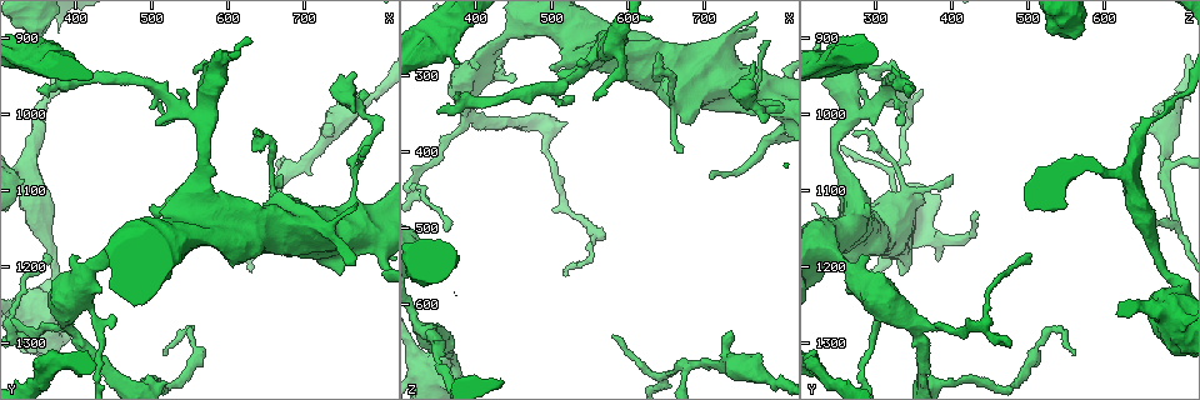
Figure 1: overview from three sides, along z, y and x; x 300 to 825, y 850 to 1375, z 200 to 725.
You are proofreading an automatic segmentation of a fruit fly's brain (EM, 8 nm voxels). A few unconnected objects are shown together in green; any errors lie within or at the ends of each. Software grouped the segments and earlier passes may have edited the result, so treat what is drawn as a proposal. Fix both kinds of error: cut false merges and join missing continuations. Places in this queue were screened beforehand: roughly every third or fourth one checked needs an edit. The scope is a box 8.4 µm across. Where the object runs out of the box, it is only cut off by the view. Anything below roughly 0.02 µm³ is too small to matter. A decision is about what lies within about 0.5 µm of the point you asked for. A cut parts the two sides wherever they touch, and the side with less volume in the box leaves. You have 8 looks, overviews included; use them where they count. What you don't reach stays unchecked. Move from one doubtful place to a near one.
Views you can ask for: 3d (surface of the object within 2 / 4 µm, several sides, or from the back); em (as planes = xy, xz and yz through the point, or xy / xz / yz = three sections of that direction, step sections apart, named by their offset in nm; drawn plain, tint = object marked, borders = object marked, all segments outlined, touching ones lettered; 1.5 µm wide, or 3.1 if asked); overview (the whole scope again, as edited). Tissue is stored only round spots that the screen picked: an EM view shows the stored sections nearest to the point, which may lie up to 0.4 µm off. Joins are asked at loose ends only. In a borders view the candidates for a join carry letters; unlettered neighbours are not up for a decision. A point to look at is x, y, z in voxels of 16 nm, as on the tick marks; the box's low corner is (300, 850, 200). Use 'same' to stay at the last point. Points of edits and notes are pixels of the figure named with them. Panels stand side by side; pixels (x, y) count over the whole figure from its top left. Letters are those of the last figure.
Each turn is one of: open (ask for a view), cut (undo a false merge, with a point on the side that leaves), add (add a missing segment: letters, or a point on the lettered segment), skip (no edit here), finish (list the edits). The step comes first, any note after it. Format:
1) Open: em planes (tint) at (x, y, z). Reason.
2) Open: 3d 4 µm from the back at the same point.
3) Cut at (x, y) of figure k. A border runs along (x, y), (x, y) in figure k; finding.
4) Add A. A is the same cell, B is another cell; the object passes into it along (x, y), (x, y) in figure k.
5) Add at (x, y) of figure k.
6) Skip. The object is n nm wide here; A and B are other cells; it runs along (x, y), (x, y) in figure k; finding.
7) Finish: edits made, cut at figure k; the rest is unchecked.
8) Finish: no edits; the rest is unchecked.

Open: em planes (borders) at (735, 1020, 635). An open end.

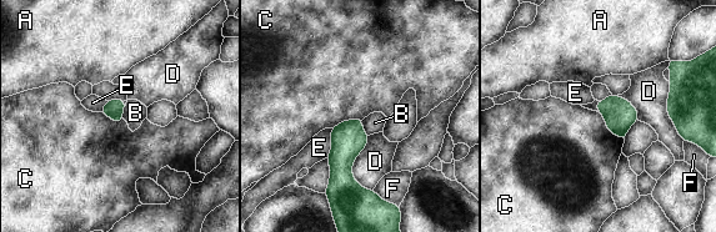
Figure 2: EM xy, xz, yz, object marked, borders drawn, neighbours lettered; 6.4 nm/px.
Skip. A, B, C, D, E and F are other cells; a border runs along (599, 111), (606, 127), (624, 140) in figure 2; no lettered segment goes on from it.

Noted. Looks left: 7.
Open: em planes (borders) at (555, 940, 330). An open end.

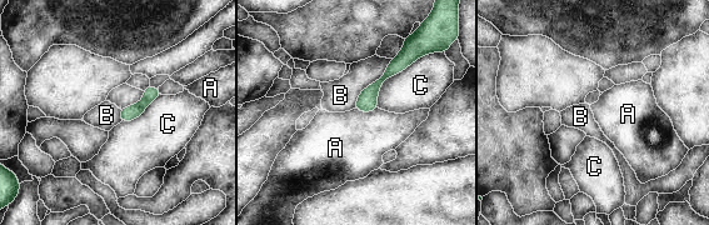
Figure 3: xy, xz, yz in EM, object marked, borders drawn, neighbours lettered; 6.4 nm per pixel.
Skip. A, B and C are other cells; a border runs along (378, 108), (370, 111), (355, 109) in figure 3; none of them fits.

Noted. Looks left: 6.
Open: 3d 2 µm at (640, 1025, 270). Free end.

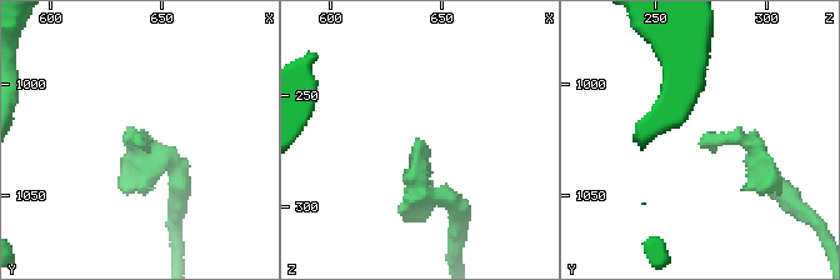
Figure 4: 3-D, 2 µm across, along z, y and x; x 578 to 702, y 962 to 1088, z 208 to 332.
Open: em xz step 8 (tint) at (640, 1029, 270). Now the EM.

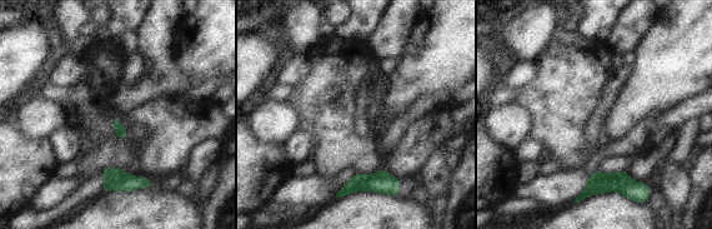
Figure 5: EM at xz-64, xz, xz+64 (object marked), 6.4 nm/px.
Open: em planes (borders) at the same point. Another direction.

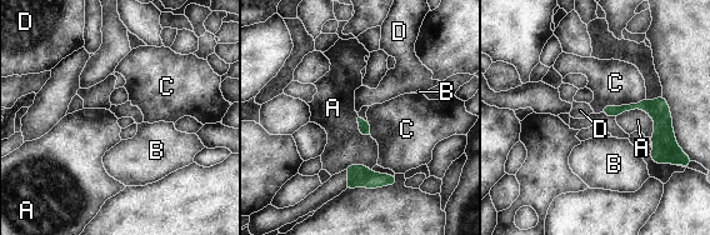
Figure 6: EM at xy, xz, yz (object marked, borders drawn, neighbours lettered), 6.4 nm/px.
Skip. The object is 70 nm wide here; A, B, C and D are other cells; a border runs along (615, 119), (643, 109), (655, 129) in figure 6; no lettered segment goes on from it.

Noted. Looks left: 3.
Finish: no edits; the rest is unchecked.

